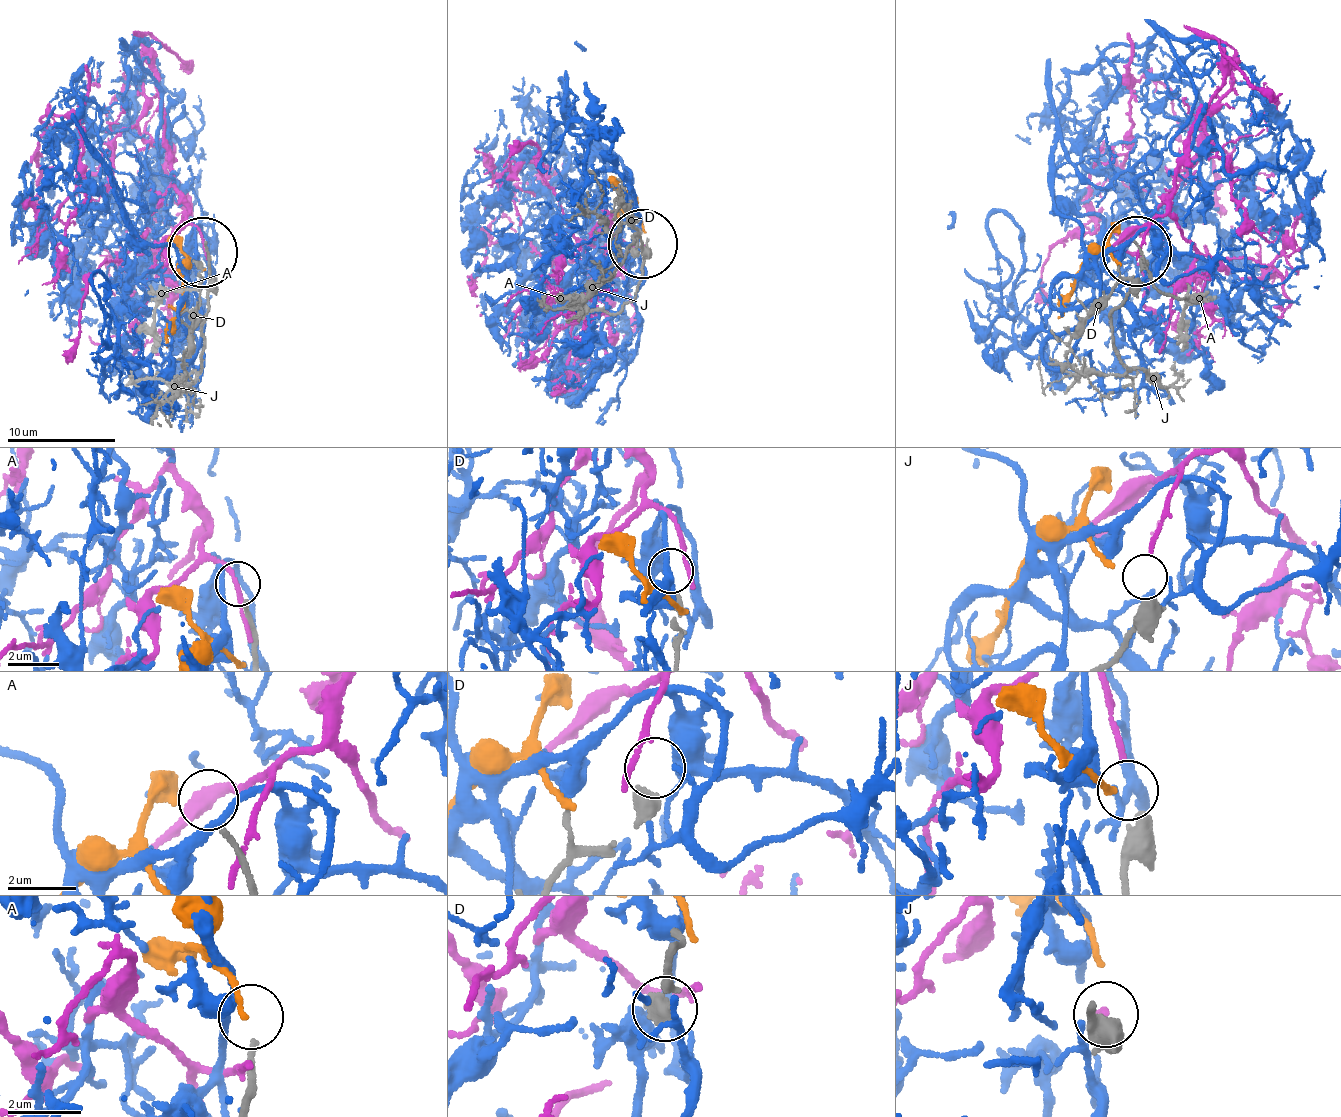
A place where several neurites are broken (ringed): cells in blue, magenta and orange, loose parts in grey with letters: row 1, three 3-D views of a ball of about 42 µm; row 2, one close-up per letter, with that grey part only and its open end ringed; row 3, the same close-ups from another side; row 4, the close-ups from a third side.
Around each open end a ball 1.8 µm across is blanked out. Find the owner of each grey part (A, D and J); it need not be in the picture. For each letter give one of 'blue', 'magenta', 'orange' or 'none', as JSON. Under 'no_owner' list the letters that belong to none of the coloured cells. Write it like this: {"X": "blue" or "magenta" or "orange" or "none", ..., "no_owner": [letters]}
{"A": "none", "D": "none", "J": "magenta", "no_owner": ["A", "D"]}

